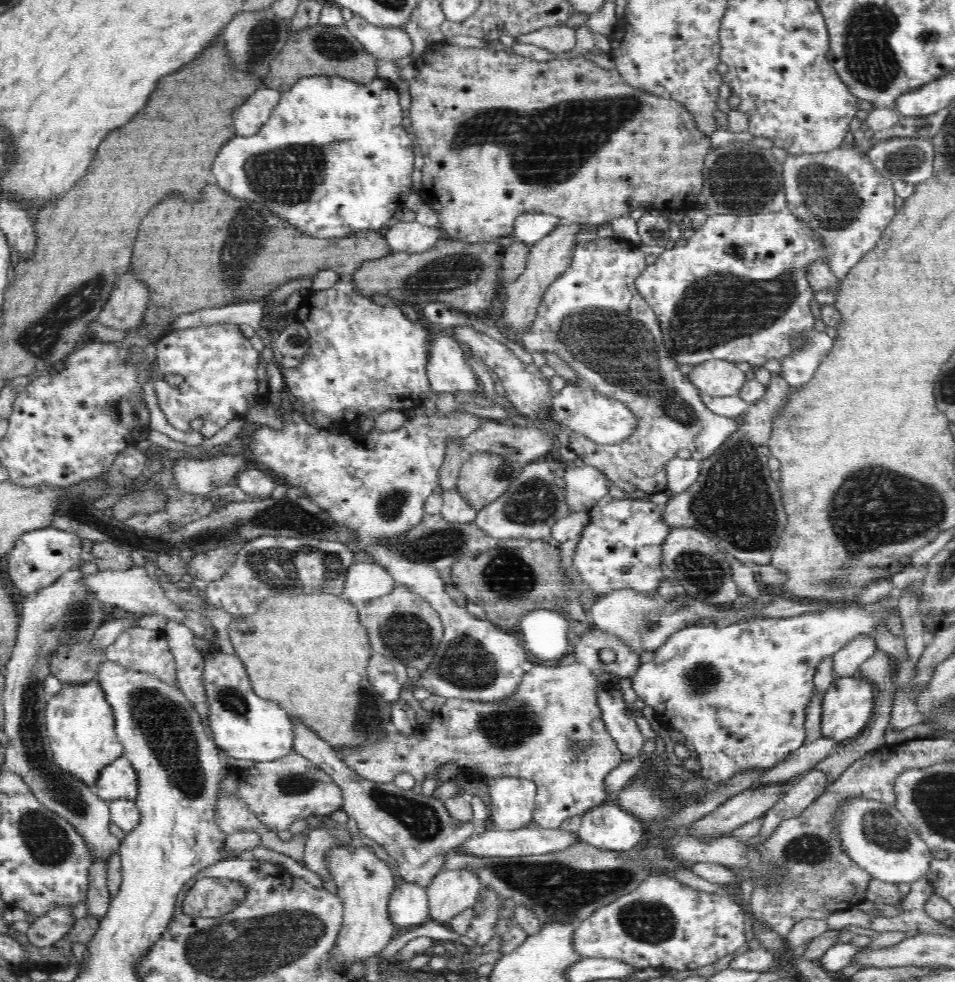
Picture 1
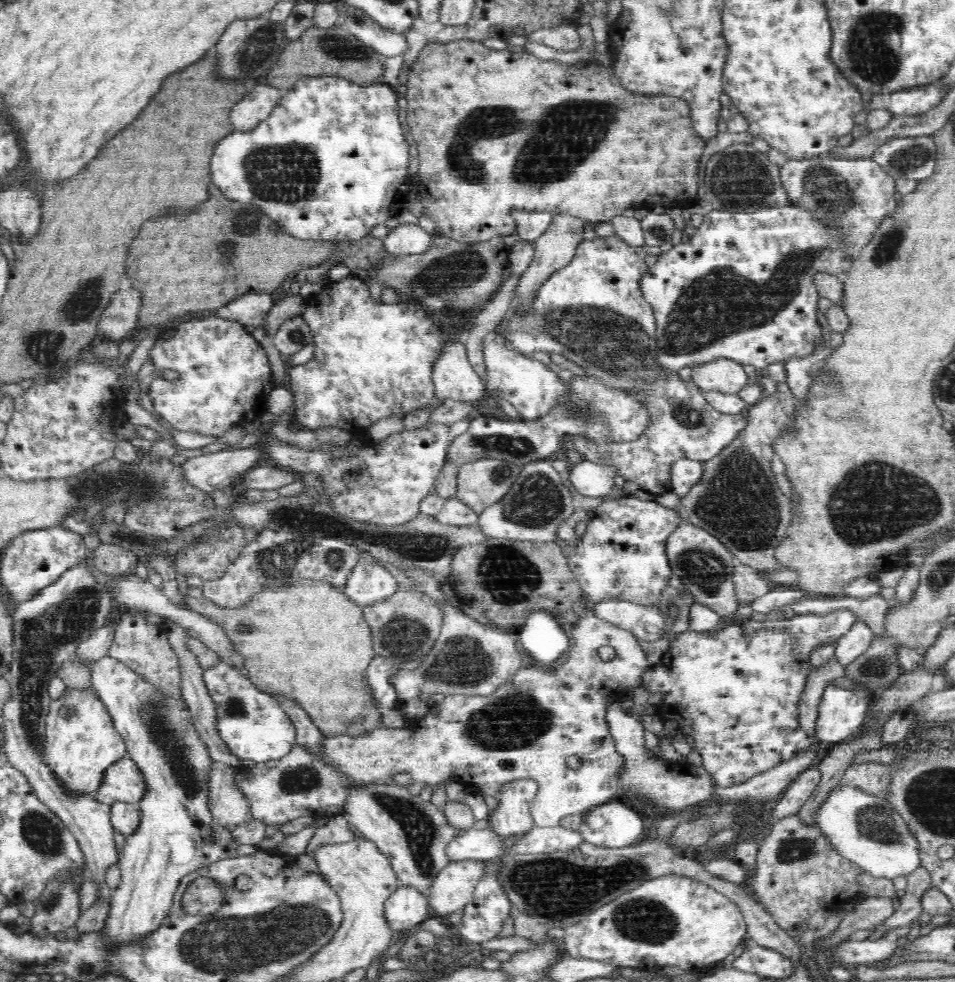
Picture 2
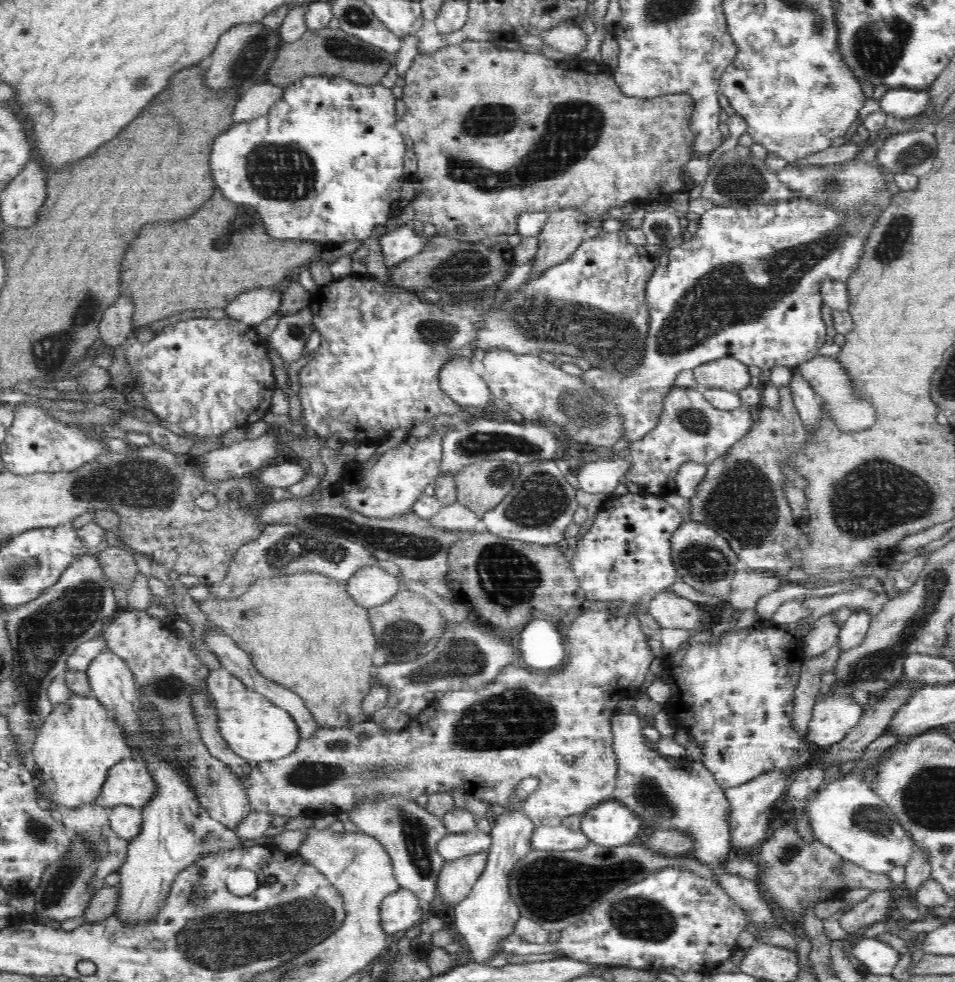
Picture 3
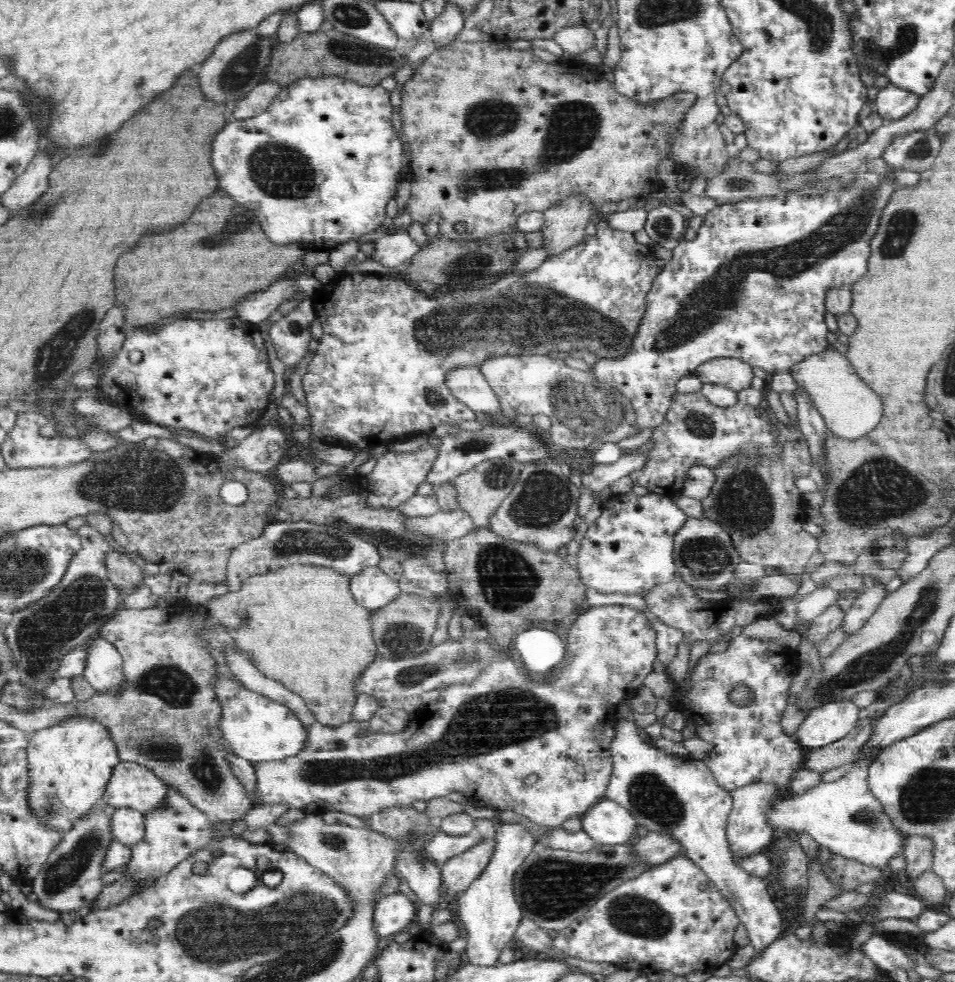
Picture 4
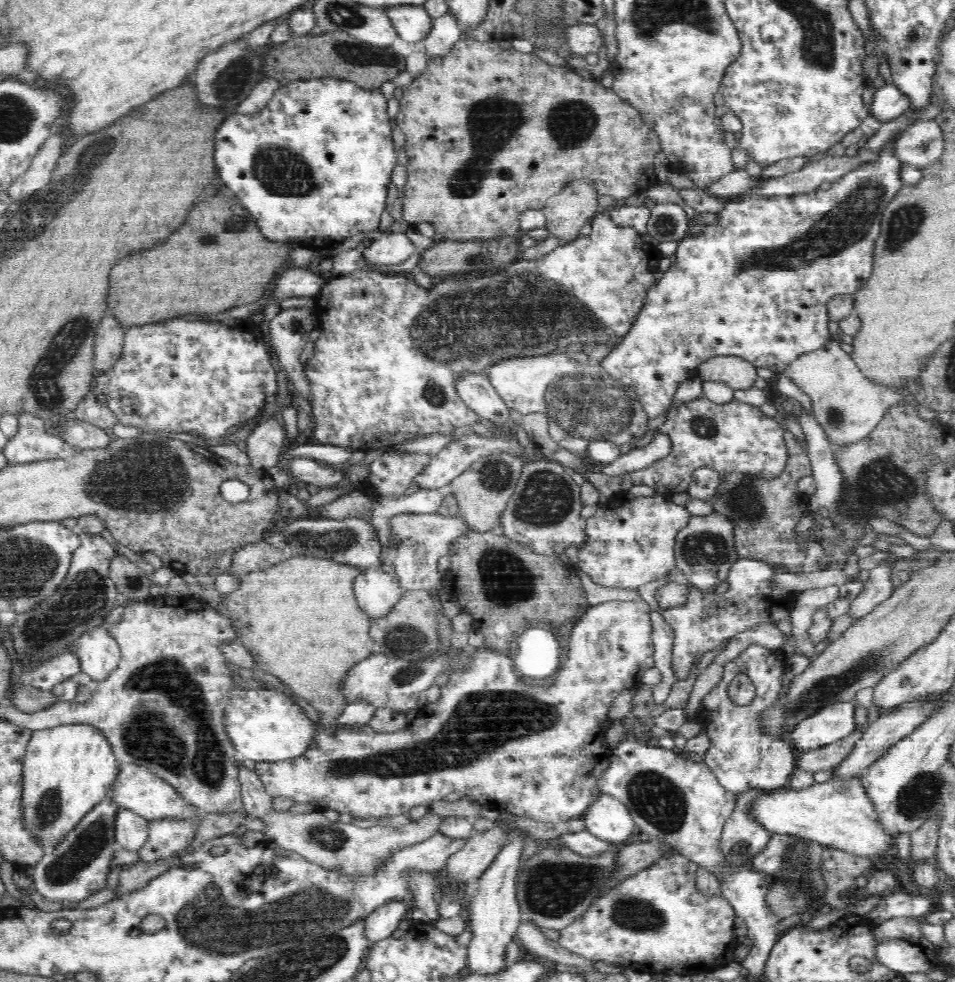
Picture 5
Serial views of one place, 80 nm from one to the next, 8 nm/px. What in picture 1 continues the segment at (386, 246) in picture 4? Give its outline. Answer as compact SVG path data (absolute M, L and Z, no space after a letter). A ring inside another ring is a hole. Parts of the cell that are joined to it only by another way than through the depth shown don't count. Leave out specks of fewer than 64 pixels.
M417 221L393 222L383 233L394 253L421 253L430 250L444 237L438 224L425 226Z

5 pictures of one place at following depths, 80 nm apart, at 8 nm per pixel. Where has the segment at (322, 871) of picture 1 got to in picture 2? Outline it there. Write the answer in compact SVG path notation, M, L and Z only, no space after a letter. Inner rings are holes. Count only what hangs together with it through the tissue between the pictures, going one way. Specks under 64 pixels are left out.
M342 815L332 816L329 819L326 825L316 829L307 846L307 850L303 854L314 858L315 854L313 853L321 845L345 844L355 840L357 833L351 830L350 824Z

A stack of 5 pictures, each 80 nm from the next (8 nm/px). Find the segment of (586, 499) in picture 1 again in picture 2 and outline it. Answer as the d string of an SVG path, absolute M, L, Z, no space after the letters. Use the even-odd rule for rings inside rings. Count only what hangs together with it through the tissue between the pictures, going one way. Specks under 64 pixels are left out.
M584 460L569 465L568 481L571 482L578 494L598 498L608 495L615 483L618 482L618 477L613 466L602 466Z

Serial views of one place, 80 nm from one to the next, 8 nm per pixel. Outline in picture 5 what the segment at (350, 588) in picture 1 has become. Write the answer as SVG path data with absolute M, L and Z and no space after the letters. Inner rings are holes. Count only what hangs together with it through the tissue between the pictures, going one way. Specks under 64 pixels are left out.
M380 566L362 572L353 589L359 607L371 619L386 616L404 593L396 578L383 572Z

